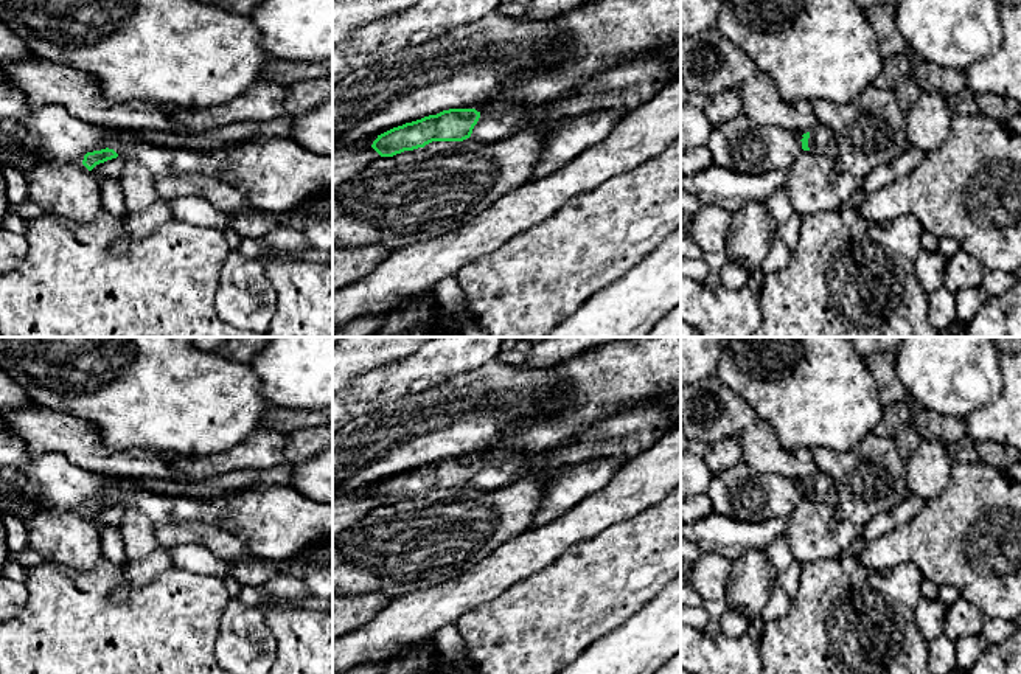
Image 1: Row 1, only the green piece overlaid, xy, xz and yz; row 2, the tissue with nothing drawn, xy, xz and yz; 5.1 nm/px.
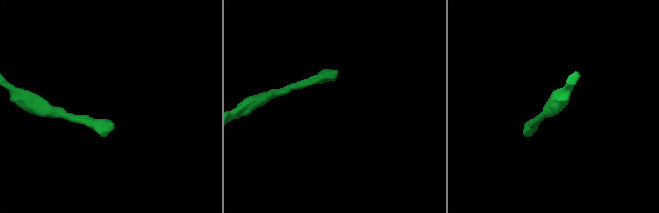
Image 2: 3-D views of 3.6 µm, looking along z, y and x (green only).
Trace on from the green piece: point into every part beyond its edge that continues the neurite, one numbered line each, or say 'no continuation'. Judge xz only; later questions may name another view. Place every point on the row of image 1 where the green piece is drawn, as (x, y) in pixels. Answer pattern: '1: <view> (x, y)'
1: xz (622, 89)

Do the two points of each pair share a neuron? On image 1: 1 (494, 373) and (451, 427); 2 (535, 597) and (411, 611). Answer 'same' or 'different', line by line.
1: same
2: different

